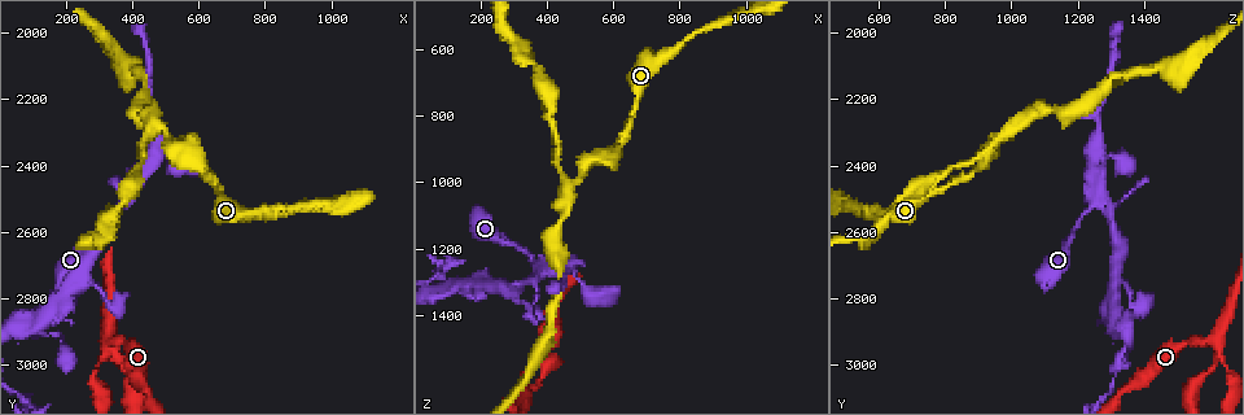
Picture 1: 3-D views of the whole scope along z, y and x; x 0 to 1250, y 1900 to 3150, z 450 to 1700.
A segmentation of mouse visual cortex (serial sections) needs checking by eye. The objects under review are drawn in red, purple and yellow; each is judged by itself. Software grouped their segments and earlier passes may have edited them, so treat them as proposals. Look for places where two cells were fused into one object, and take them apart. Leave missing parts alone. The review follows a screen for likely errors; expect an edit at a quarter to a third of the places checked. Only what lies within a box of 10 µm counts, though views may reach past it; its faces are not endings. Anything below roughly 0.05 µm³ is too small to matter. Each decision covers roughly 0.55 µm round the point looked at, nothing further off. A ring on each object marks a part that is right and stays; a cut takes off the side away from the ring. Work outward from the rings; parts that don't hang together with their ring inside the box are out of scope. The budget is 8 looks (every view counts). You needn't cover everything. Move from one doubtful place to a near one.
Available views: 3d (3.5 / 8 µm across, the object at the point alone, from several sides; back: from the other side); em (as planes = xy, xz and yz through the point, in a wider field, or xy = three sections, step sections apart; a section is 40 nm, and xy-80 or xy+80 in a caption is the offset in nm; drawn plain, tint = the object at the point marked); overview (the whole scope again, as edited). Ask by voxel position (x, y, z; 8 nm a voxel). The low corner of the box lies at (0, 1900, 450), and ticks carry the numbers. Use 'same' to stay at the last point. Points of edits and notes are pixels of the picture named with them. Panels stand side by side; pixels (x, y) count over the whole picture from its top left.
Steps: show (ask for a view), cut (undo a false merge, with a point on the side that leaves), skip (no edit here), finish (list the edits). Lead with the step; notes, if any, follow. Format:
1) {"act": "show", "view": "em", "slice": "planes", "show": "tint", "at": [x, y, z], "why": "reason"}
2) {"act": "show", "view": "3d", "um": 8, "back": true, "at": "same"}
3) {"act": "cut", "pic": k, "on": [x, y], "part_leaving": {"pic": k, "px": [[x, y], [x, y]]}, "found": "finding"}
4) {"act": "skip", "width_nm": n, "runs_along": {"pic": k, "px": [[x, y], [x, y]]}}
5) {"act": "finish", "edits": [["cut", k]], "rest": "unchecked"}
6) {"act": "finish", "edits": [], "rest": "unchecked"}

{"act": "show", "view": "3d", "um": 3.5, "at": [490, 2280, 990], "why": "thin neck"}

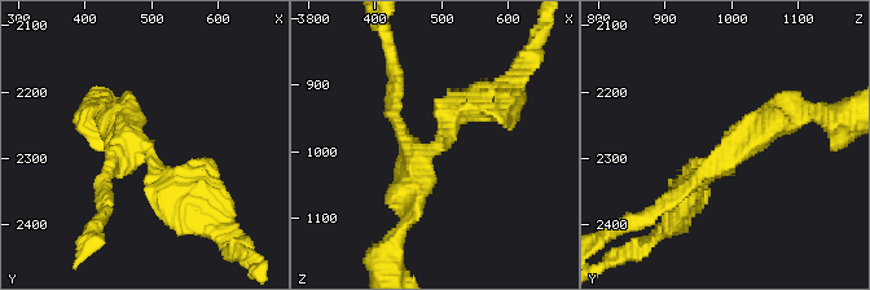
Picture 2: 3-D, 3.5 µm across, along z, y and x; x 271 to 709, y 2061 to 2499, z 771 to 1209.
{"act": "show", "view": "em", "slice": "xy", "step": 2, "show": "tint", "at": [485, 2280, 995], "arms": 3, "arm_widths_nm": [200, 300, 350]}

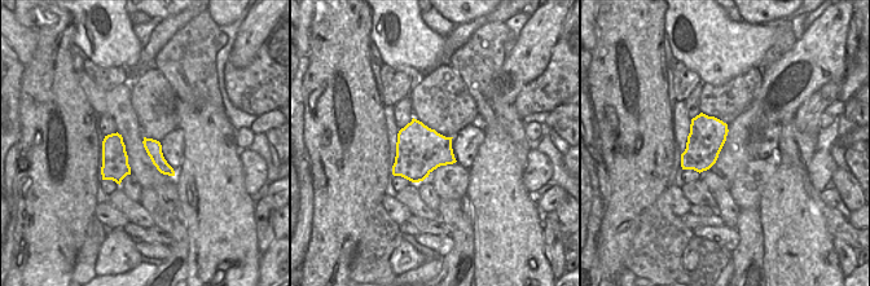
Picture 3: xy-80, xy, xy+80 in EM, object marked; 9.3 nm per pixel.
{"act": "skip", "found": "one cell here"}

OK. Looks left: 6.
{"act": "show", "view": "3d", "um": 3.5, "at": [380, 2520, 1260], "why": "three arms meet"}

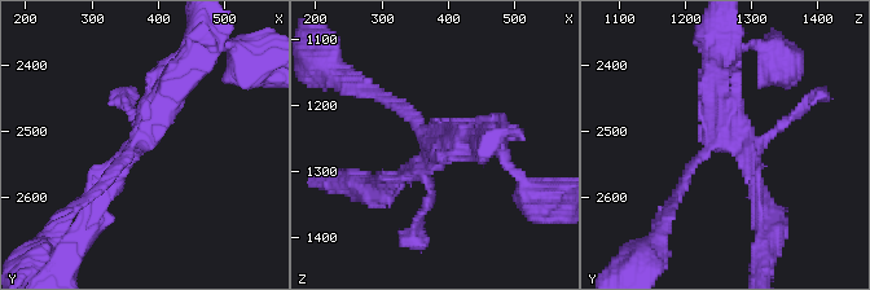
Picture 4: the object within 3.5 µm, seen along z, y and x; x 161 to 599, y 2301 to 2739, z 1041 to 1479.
{"act": "show", "view": "em", "slice": "xy", "step": 5, "show": "tint", "at": [370, 2515, 1260], "why": "now the EM"}

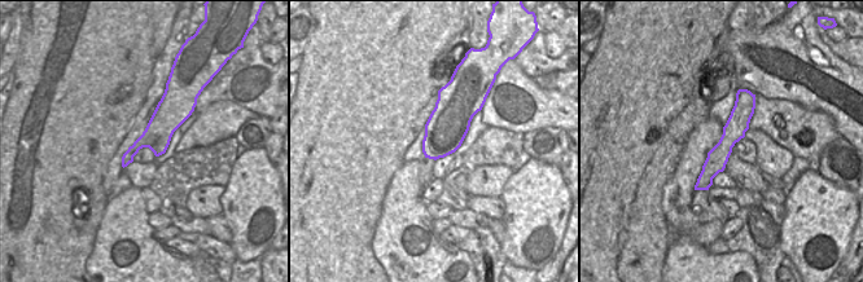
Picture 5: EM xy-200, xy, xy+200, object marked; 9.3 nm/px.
{"act": "show", "view": "em", "slice": "xy", "step": 3, "show": "tint", "at": "same"}

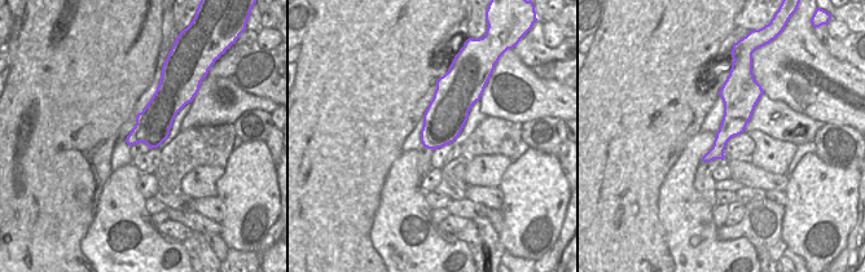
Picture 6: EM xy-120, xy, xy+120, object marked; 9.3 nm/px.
{"act": "skip", "runs_along": {"pic": 4, "px": [[379, 96], [427, 140], [427, 163], [391, 179]]}, "found": "one cell here"}

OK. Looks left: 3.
{"act": "show", "view": "3d", "um": 3.5, "at": [250, 2700, 1320], "why": "sudden change in width"}

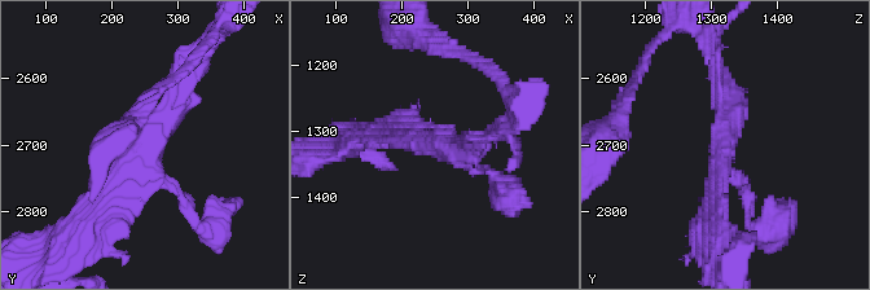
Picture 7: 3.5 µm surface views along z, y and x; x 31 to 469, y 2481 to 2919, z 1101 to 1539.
{"act": "show", "view": "em", "slice": "xy", "step": 3, "show": "tint", "at": [250, 2705, 1315]}

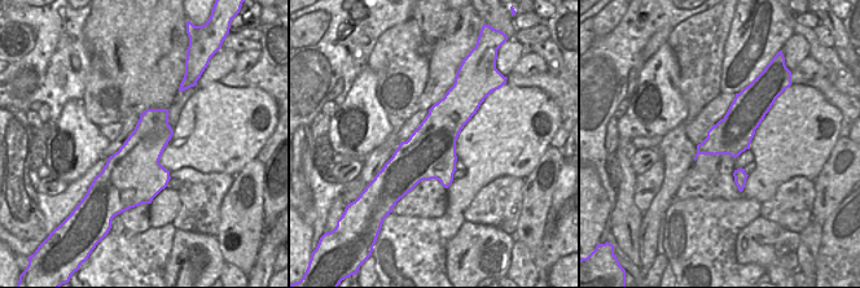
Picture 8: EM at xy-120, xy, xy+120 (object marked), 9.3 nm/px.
{"act": "show", "view": "em", "slice": "xy", "step": 5, "show": "tint", "at": "same"}

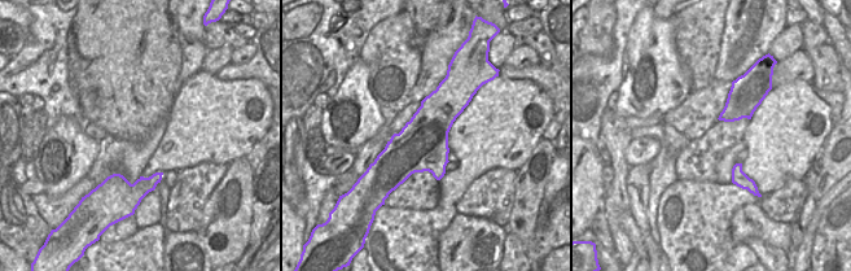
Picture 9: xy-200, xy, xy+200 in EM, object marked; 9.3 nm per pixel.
{"act": "skip", "found": "all the same cell"}

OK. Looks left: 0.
{"act": "finish", "edits": [], "rest": "unchecked"}

